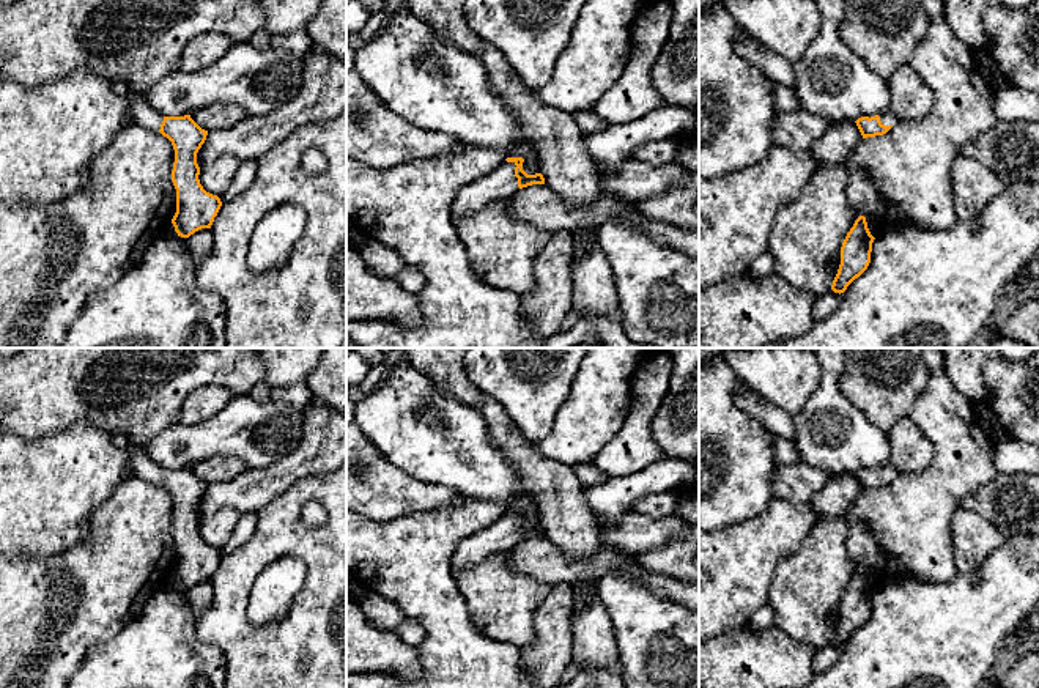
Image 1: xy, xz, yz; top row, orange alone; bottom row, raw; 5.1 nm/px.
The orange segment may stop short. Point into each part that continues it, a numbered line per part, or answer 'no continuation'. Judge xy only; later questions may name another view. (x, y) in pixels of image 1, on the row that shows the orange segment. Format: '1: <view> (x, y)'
1: xy (142, 114)

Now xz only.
1: xz (502, 181)

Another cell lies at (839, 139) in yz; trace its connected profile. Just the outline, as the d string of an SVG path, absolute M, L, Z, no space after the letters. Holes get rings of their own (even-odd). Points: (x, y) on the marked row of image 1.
M855 121L831 123L809 151L815 156L819 167L831 167L845 162L861 139Z

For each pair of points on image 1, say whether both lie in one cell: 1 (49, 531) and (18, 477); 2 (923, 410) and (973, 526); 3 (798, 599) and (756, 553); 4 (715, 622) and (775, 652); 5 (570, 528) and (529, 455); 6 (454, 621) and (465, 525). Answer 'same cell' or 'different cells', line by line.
1: same cell
2: different cells
3: different cells
4: different cells
5: same cell
6: same cell

